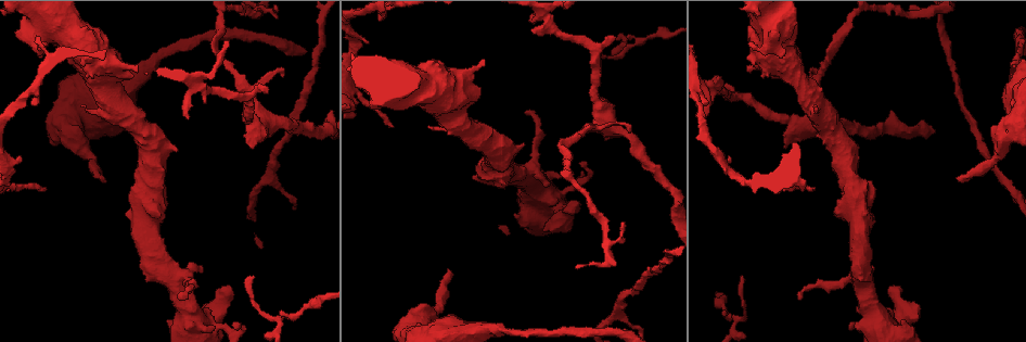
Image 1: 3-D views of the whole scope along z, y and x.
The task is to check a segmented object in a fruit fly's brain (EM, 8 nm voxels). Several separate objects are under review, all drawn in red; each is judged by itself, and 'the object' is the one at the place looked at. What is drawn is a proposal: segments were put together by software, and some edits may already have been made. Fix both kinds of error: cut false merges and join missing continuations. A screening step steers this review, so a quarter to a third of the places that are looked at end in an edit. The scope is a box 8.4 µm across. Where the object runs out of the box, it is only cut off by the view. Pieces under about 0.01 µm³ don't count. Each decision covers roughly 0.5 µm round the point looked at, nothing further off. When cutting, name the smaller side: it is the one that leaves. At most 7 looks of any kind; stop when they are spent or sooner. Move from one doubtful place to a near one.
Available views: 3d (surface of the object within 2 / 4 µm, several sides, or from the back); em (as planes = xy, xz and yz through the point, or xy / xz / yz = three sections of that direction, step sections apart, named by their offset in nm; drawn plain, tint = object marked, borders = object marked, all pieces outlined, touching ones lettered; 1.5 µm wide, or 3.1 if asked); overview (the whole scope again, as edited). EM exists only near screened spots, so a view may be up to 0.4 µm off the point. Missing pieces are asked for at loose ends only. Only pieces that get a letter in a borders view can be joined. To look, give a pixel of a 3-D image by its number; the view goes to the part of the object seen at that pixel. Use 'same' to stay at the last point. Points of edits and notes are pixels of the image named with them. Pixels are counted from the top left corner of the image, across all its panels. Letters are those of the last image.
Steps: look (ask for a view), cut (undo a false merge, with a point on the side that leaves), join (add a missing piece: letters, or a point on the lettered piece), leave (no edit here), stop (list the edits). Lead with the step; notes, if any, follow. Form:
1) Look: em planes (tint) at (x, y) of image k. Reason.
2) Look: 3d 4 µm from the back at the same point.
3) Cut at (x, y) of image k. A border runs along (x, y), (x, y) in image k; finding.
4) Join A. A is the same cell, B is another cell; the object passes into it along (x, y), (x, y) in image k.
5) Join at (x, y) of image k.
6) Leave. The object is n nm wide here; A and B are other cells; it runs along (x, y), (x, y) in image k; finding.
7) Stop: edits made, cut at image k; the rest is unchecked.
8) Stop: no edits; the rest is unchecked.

Look: em planes (borders) at (798, 300) of image 1.

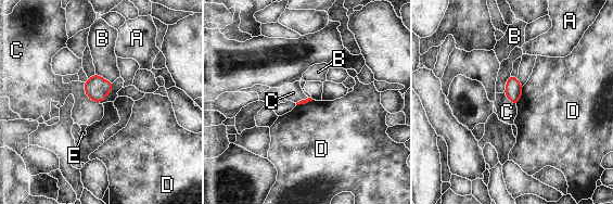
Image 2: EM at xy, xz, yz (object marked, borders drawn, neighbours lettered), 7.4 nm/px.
Leave. A, B, C, D and E are other cells; a border runs along (84, 83), (85, 93), (99, 103) in image 2; no lettered piece goes on from it.

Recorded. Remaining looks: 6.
Look: em planes (borders) at (448, 270) of image 1. Branch stops here.

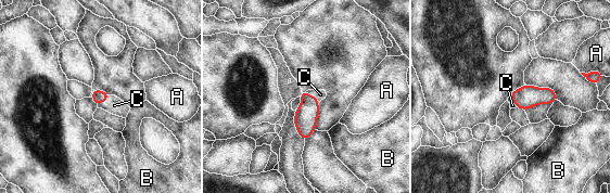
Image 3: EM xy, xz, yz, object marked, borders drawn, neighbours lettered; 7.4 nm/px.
Join C. C is the same cell, A and B are other cells; the object passes into it along (305, 119), (313, 97), (320, 94) in image 3; the cell continues.

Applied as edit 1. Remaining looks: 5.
Stop: edits made, join at image 3; the rest is unchecked.

